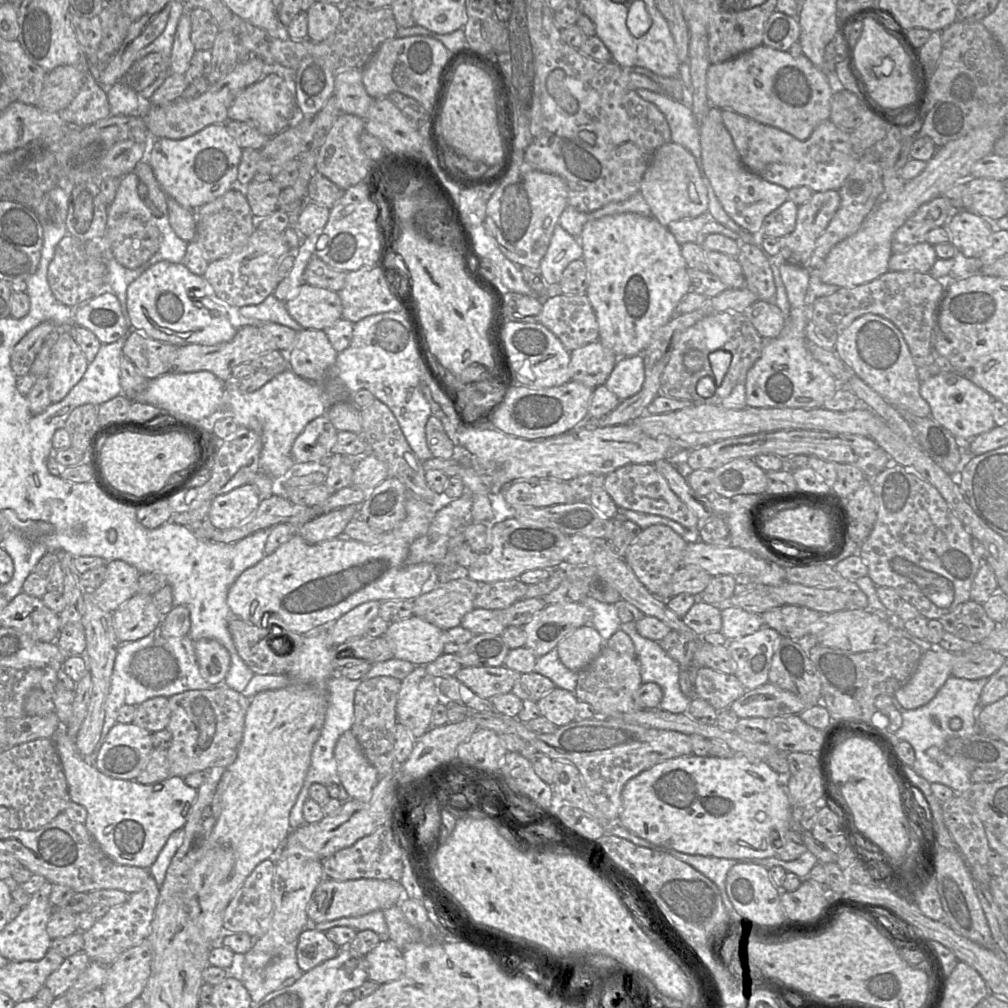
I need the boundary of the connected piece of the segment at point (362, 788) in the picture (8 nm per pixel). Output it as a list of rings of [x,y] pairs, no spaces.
[[[351,729],[339,737],[334,749],[334,757],[338,775],[349,797],[368,802],[379,780],[379,774],[366,758]]]

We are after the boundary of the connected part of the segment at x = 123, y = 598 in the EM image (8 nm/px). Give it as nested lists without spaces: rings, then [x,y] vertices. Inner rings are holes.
[[[122,560],[106,563],[104,581],[91,591],[94,602],[102,610],[113,613],[137,593],[140,575],[134,566]]]

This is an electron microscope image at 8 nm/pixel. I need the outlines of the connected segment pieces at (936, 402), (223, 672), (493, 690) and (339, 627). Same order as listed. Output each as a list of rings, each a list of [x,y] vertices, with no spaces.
[[[943,371],[923,380],[920,384],[920,395],[930,406],[931,417],[960,442],[968,442],[996,426],[993,418],[995,399],[987,391],[955,371]]]
[[[208,638],[194,642],[194,649],[201,677],[212,686],[223,685],[231,663],[228,650]]]
[[[502,666],[462,667],[455,674],[456,679],[477,696],[490,699],[496,695],[511,692],[521,673]]]
[[[368,601],[342,615],[327,627],[330,647],[365,636],[369,623],[379,616],[380,601]]]

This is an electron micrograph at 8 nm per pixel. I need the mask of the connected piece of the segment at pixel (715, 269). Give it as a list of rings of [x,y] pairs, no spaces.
[[[706,251],[708,271],[716,275],[728,288],[746,286],[746,279],[736,257],[718,251]]]

